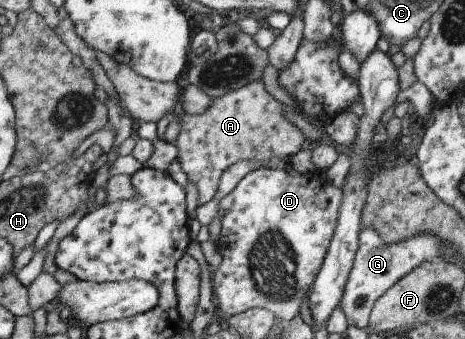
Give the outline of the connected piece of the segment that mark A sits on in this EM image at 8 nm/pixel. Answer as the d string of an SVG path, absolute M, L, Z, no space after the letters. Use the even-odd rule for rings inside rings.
M259 82L245 84L236 91L213 99L211 106L199 114L185 114L181 119L181 130L173 145L177 147L177 158L181 169L187 175L187 179L197 185L197 206L203 206L212 200L217 191L221 173L230 165L241 159L265 159L268 157L280 157L289 167L290 158L301 147L308 143L301 132L286 119L288 111L283 104L278 103L264 91L264 85Z

